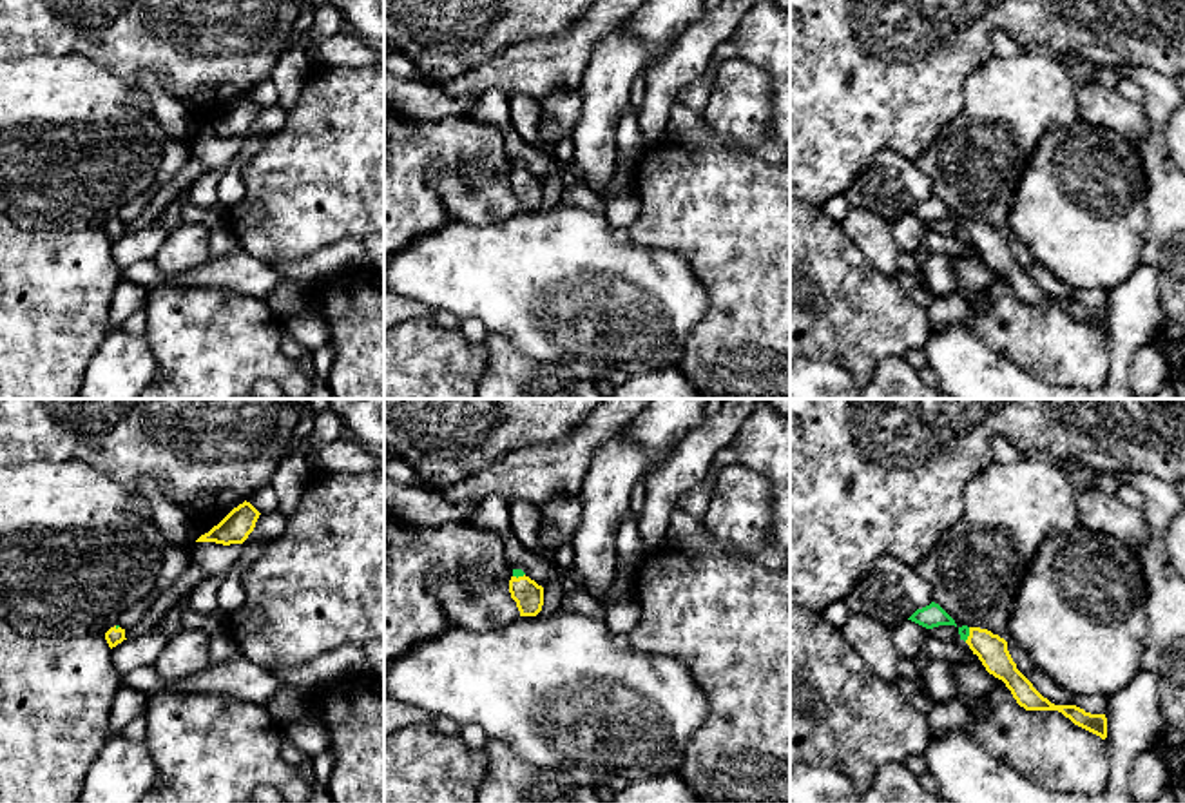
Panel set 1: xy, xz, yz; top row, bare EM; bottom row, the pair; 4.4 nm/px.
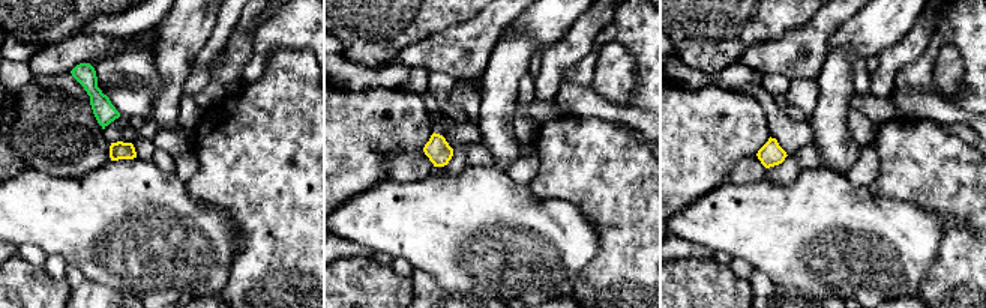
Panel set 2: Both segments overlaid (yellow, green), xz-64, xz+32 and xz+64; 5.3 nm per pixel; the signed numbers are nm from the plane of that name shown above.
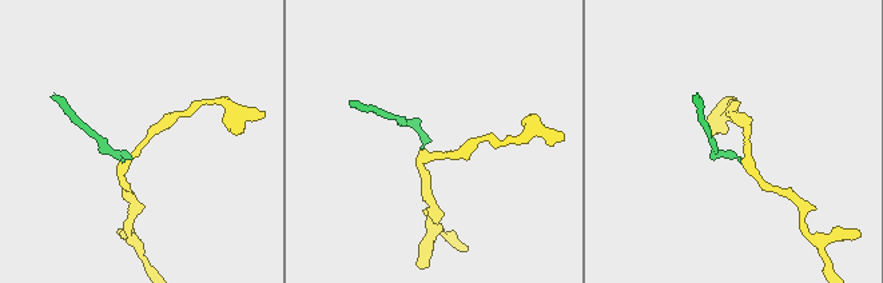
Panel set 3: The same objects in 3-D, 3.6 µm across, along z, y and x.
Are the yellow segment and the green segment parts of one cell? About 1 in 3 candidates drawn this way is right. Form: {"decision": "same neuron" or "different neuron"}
{"decision": "same neuron"}

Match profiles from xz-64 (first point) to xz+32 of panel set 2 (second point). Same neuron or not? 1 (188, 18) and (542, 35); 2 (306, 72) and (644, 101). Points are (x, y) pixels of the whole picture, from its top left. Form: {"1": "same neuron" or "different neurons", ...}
{"1": "different neurons", "2": "different neurons"}

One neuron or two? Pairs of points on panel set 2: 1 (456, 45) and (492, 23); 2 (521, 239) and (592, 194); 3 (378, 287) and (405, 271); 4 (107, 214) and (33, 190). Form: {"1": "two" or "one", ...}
{"1": "one", "2": "two", "3": "two", "4": "one"}

